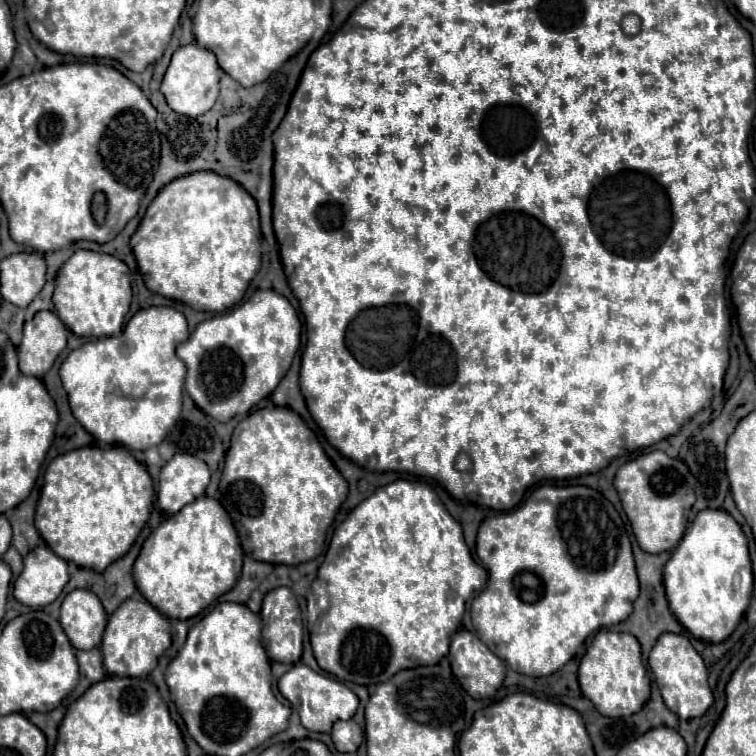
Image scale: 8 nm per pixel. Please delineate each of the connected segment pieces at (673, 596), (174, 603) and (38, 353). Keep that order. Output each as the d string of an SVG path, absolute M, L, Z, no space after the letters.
M704 509L696 515L664 565L664 587L670 611L694 637L722 643L732 635L752 597L752 563L742 527L730 513Z
M198 497L158 525L134 563L140 593L170 619L190 619L228 593L242 571L244 551L230 515L212 497Z
M40 311L24 325L24 337L18 345L20 369L26 375L44 377L56 357L66 347L66 325L52 311Z

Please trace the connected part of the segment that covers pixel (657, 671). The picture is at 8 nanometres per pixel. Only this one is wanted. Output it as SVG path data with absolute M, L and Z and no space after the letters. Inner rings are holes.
M676 633L660 635L650 651L648 663L654 673L656 685L664 697L664 703L672 713L676 713L680 719L692 719L702 717L708 711L708 707L714 701L712 691L708 687L708 671L702 657L696 653L696 649L684 635Z

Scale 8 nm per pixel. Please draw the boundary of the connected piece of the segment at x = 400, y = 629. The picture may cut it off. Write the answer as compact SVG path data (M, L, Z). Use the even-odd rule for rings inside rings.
M398 479L394 483L378 487L374 491L374 495L370 495L358 507L354 507L346 517L346 521L336 527L336 531L332 535L332 541L328 545L328 551L326 551L324 563L320 565L318 575L316 575L316 579L314 579L314 583L311 585L311 591L306 598L306 629L310 633L310 643L312 643L314 657L318 661L318 665L320 665L320 669L324 669L326 673L334 675L336 679L358 683L358 685L366 685L366 687L388 681L400 669L410 669L410 667L438 663L448 653L448 645L450 645L452 633L460 627L466 601L474 597L484 585L486 585L486 569L472 559L470 549L464 543L464 535L462 535L460 523L448 513L448 509L444 507L444 503L440 501L440 497L436 495L436 491L430 485L418 483L418 481Z

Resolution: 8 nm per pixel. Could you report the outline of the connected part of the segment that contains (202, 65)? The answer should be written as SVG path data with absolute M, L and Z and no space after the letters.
M190 43L174 51L172 61L164 73L160 91L172 111L178 111L180 115L186 115L186 117L198 117L210 111L212 105L216 103L218 89L220 89L218 81L220 81L220 67L218 67L216 55L198 47L196 43Z

